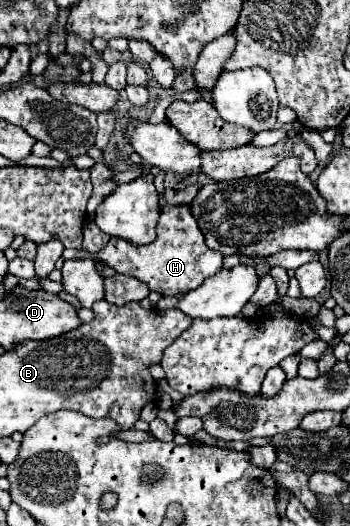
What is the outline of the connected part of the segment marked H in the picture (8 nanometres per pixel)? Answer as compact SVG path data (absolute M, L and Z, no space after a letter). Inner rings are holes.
M168 205L166 209L162 209L160 221L158 221L158 237L150 245L136 247L124 239L112 237L110 243L100 253L92 255L85 249L64 249L62 257L65 260L100 259L102 263L110 265L116 273L136 277L142 283L146 283L150 291L158 291L160 295L168 295L168 297L188 293L196 289L198 285L202 285L206 277L212 277L214 273L222 269L222 259L224 259L224 255L208 249L204 235L198 229L198 223L190 213L190 207L174 207L174 205Z

